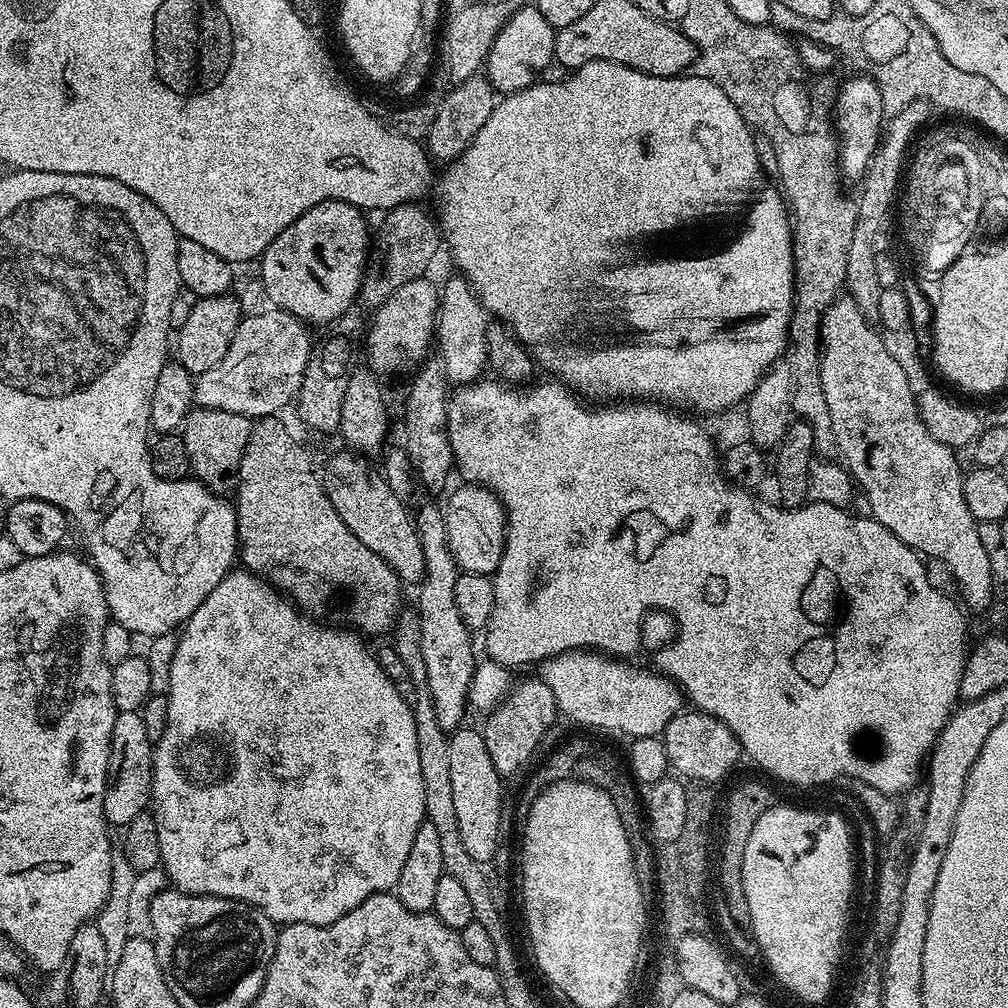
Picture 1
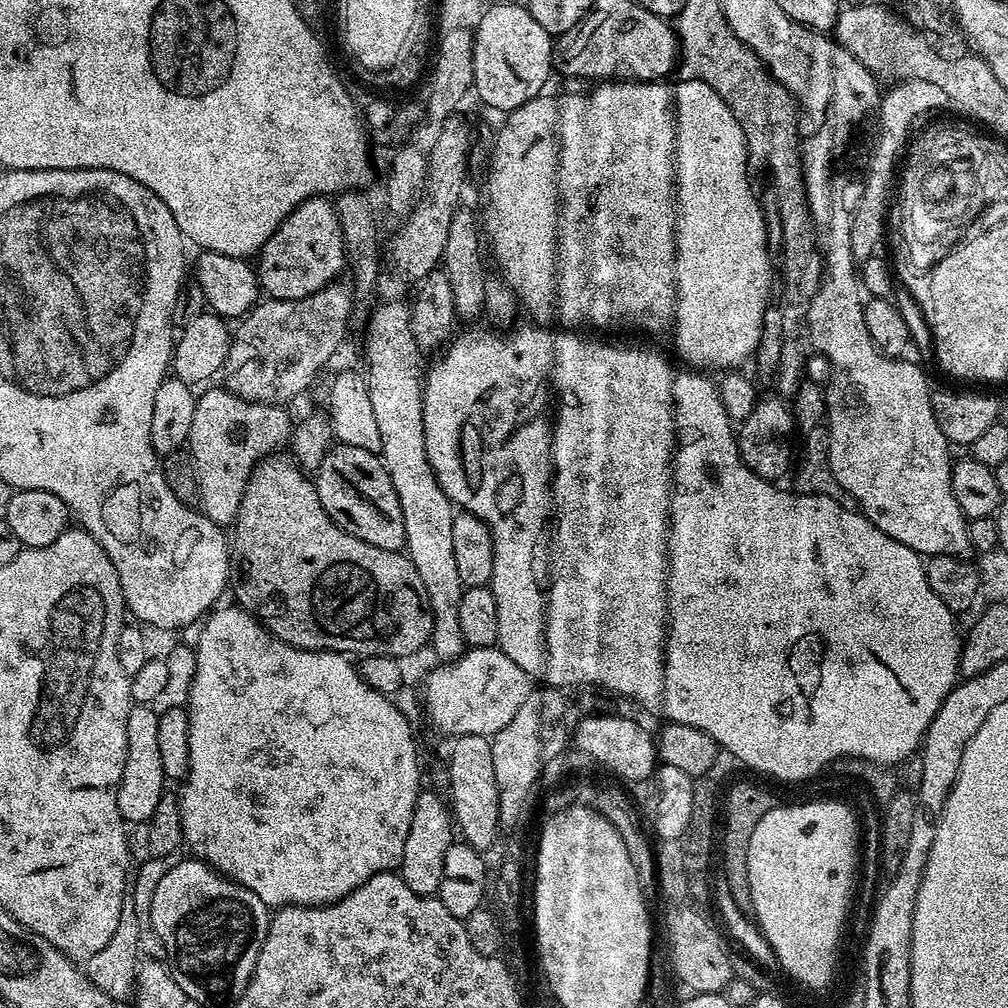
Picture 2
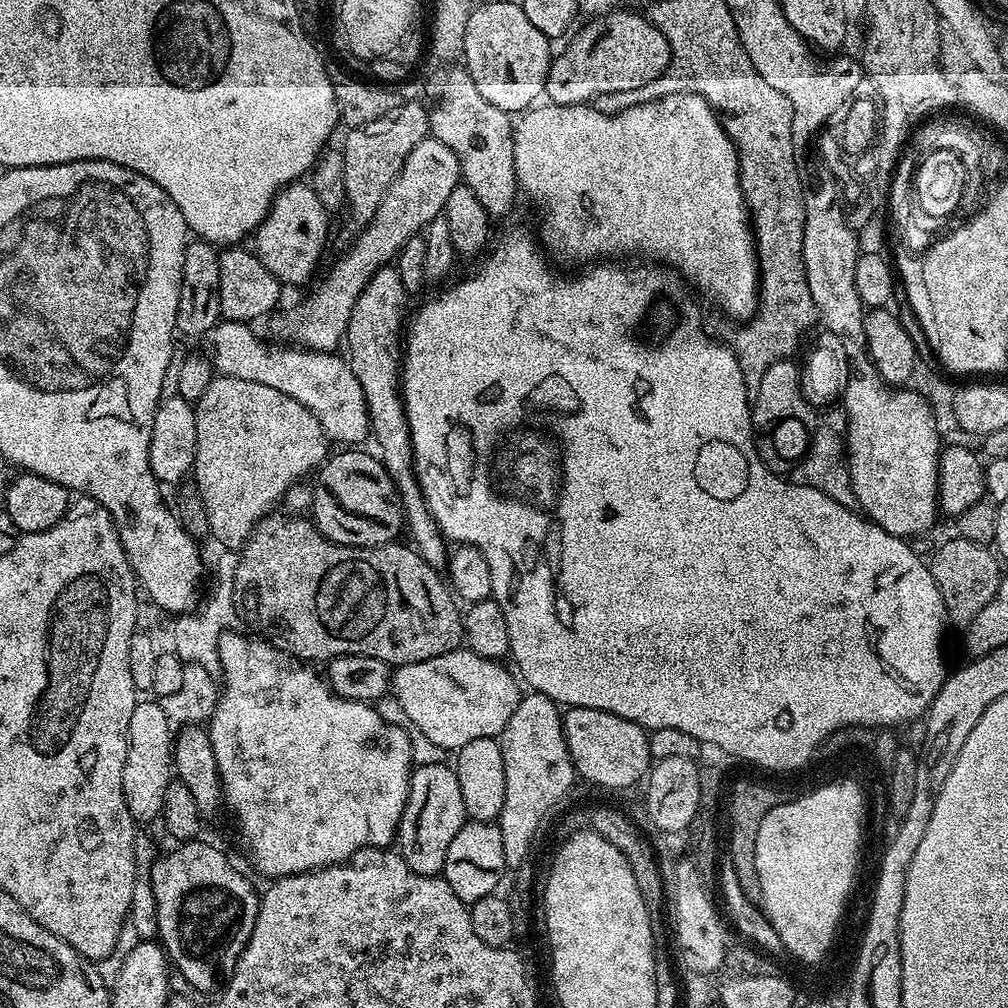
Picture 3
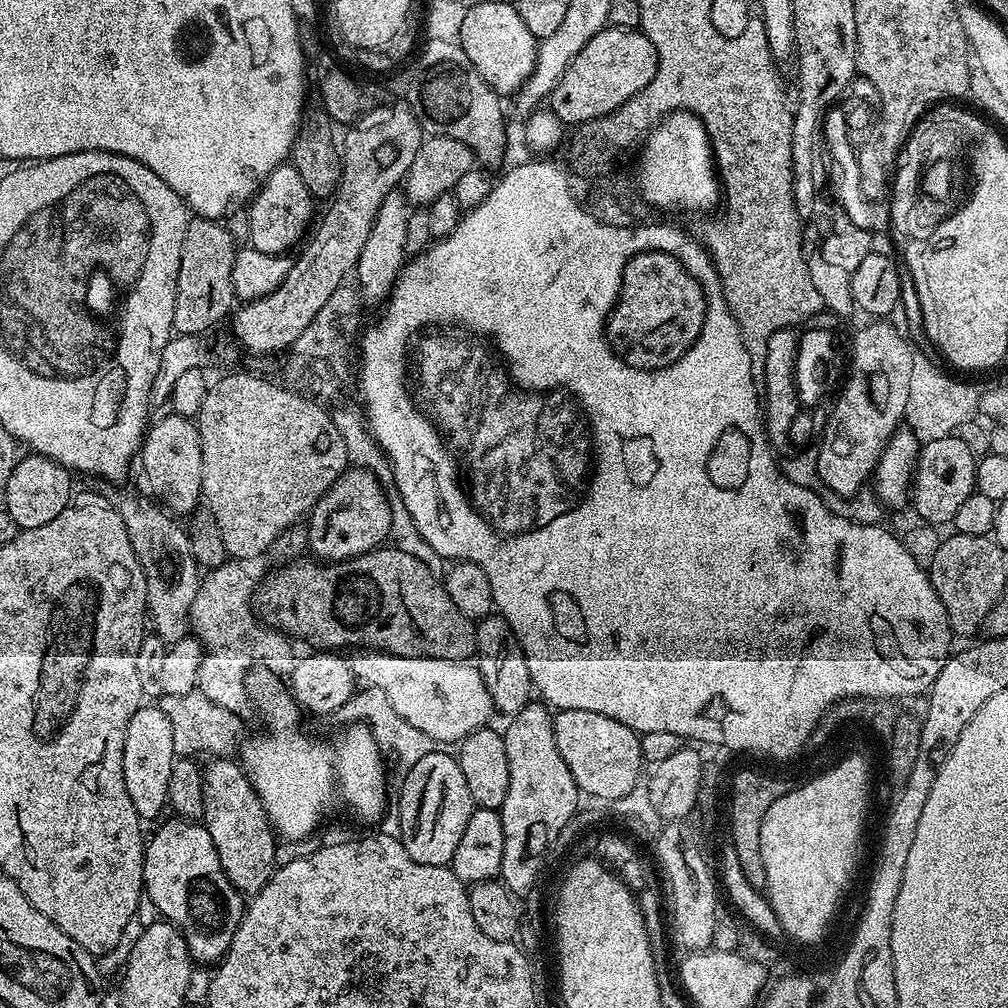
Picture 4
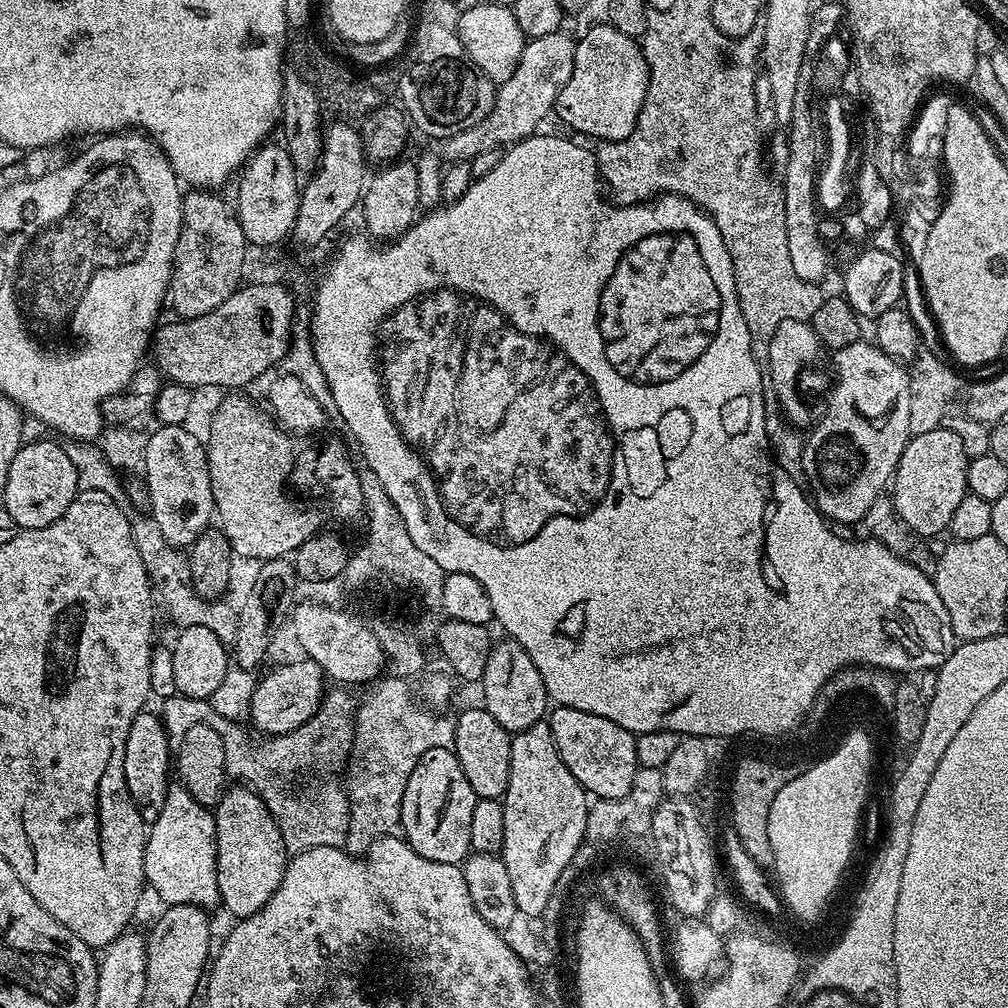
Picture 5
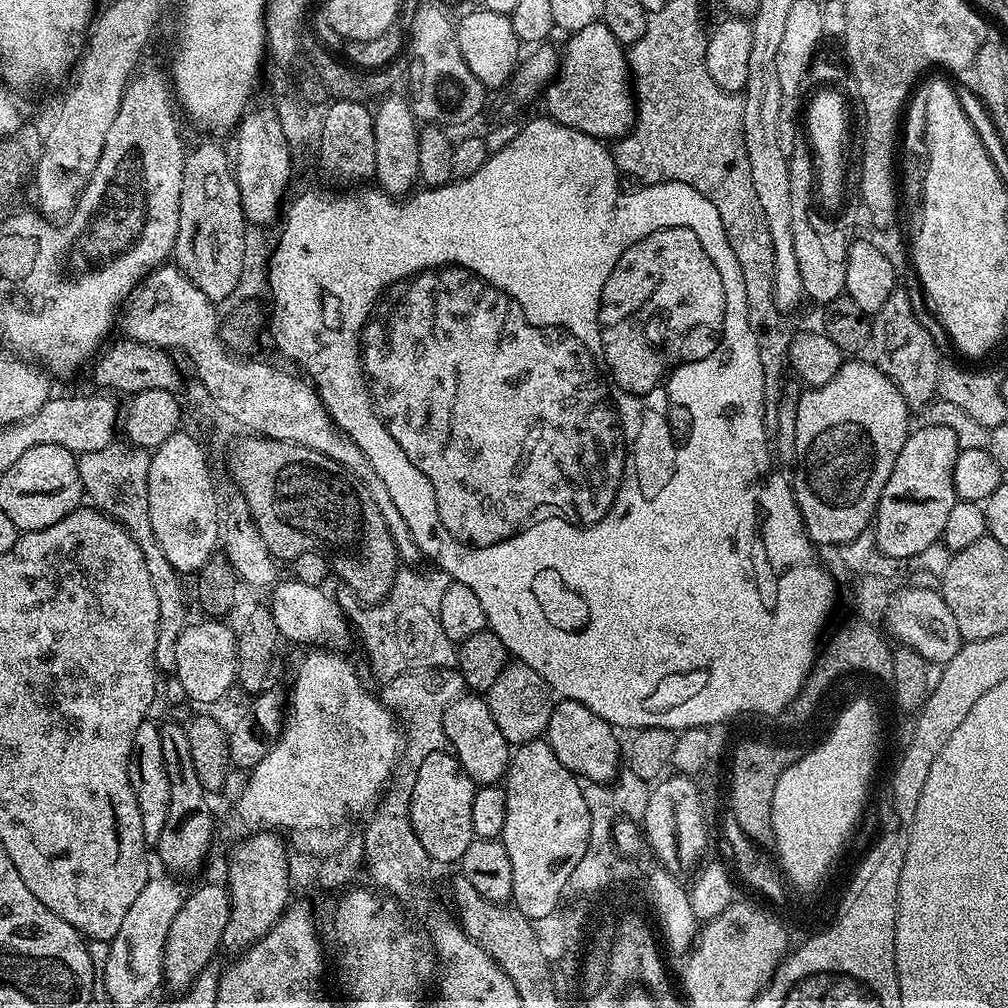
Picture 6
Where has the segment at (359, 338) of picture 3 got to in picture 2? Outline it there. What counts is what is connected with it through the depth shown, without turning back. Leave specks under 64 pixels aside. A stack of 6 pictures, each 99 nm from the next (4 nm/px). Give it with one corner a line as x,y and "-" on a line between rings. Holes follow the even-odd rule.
400,300
377,303
369,318
368,327
362,335
364,341
364,364
368,367
366,379
370,394
370,407
374,409
374,419
378,421
378,434
382,437
382,450
379,455
384,461
398,503
402,508
405,522
406,555
414,562
414,570
422,574
422,582
430,598
430,606
436,617
432,627
431,651
436,651
441,661
451,661
466,651
464,635
458,626
458,602
464,593
462,578
458,578
458,562
454,562
454,505
434,474
426,454
426,434
424,433
424,377
425,365
420,365
422,353
410,330
411,307

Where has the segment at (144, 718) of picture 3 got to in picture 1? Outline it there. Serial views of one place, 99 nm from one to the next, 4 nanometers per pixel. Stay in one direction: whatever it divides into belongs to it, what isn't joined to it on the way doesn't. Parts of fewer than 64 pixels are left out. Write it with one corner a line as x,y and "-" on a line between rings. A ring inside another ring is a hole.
117,712
110,746
108,785
104,795
104,819
109,825
127,826
152,802
152,749
146,722
140,712

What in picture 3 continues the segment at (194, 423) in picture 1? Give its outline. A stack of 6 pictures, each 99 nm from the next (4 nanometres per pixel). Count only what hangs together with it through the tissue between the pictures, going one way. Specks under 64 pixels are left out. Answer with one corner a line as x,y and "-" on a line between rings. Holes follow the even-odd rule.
213,375
210,386
206,386
206,394
195,401
194,407
198,438
191,475
205,504
210,536
225,549
240,550
256,529
258,521
269,515
276,503
279,505
283,501
292,486
300,484
307,477
304,476
307,472
315,473
328,460
330,441
324,435
318,418
314,418
302,402
294,402
290,394
282,394
282,390
274,390
274,386
262,386
262,382

